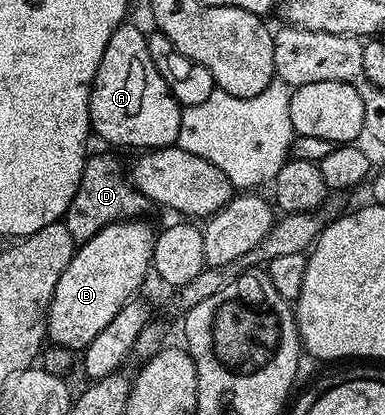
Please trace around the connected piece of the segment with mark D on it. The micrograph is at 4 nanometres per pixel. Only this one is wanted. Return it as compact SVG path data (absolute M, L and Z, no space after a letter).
M91 154L87 158L80 187L62 222L72 235L75 244L81 245L109 224L130 221L143 216L140 214L147 207L150 207L150 201L136 190L114 156Z

